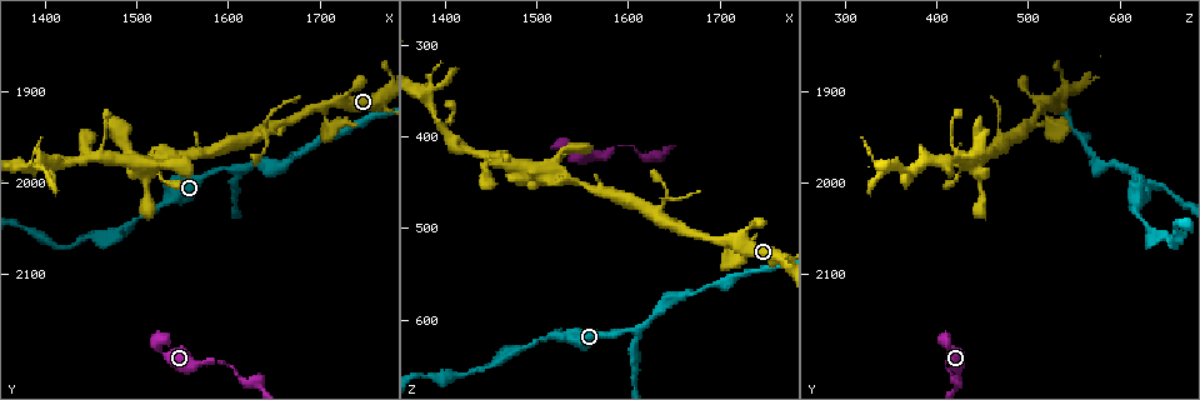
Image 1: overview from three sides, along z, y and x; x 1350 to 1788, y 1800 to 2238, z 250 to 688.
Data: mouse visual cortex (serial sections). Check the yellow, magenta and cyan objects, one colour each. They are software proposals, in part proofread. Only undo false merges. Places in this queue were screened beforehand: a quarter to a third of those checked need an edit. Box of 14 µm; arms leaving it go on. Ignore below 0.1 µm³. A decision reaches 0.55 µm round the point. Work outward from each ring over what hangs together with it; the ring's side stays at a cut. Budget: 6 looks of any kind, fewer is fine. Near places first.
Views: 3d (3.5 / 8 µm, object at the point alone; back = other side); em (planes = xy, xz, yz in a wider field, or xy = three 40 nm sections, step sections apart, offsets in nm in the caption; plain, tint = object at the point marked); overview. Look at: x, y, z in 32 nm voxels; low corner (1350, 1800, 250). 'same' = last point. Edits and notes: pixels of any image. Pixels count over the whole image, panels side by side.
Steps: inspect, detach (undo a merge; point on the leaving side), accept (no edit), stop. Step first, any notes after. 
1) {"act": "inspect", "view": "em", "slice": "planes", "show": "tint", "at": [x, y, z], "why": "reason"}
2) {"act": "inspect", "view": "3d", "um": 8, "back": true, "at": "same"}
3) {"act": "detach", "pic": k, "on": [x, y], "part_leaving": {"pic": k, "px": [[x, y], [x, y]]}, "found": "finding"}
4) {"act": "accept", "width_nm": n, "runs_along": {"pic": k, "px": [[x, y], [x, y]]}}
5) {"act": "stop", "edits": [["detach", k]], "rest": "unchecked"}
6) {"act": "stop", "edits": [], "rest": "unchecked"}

{"act": "inspect", "view": "3d", "um": 3.5, "at": [1605, 1985, 610], "why": "sharp bend"}

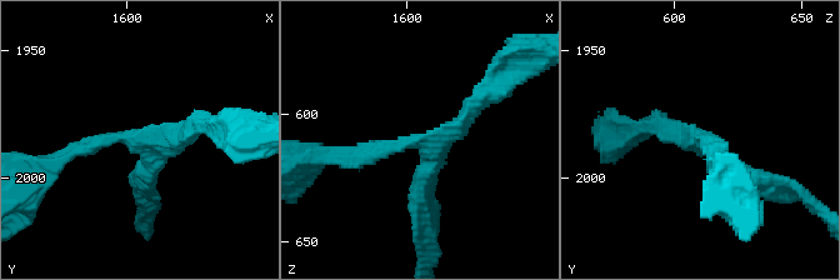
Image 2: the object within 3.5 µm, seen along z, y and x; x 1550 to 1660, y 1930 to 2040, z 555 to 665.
{"act": "inspect", "view": "em", "slice": "xy", "step": 2, "show": "tint", "at": [1606, 1985, 610], "arms": 3, "arm_widths_nm": [200, 250, 250]}

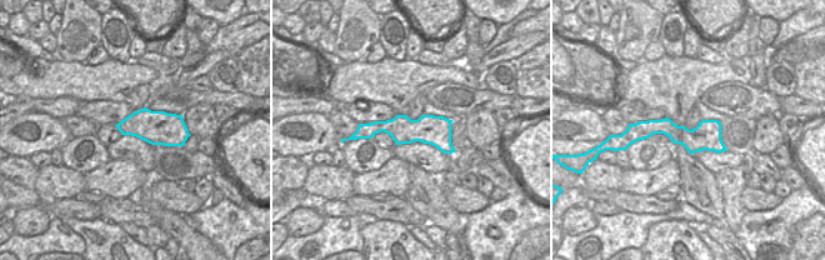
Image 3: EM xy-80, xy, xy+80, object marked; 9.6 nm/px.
{"act": "accept", "found": "all the same cell"}

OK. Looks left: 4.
{"act": "inspect", "view": "em", "slice": "planes", "show": "tint", "at": [1575, 2195, 420], "why": "sharp bend"}

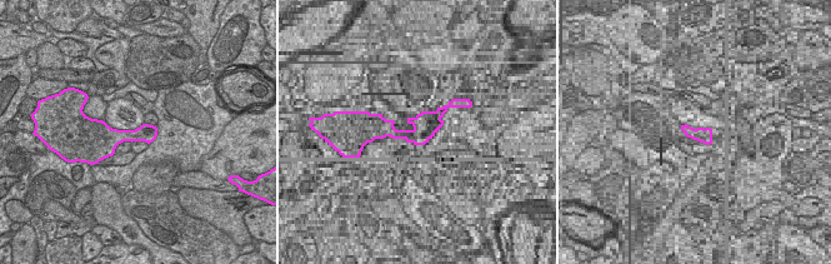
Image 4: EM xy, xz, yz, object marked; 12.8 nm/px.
{"act": "inspect", "view": "3d", "um": 3.5, "at": "same", "why": "wider look"}

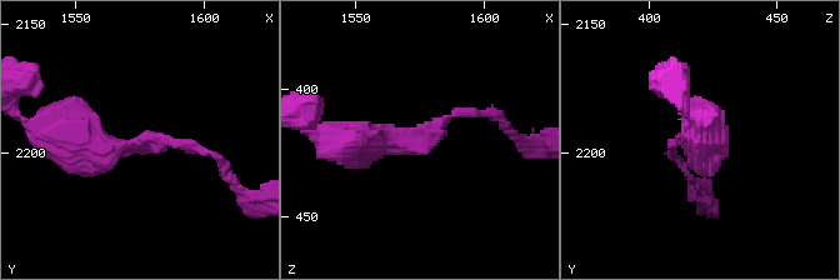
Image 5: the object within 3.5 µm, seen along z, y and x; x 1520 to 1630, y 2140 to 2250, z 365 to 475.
{"act": "accept", "arm_widths_nm": [100, 400], "found": "one cell here"}

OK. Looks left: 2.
{"act": "inspect", "view": "3d", "um": 8, "back": true, "at": [1710, 1940, 520], "why": "sharp bend"}

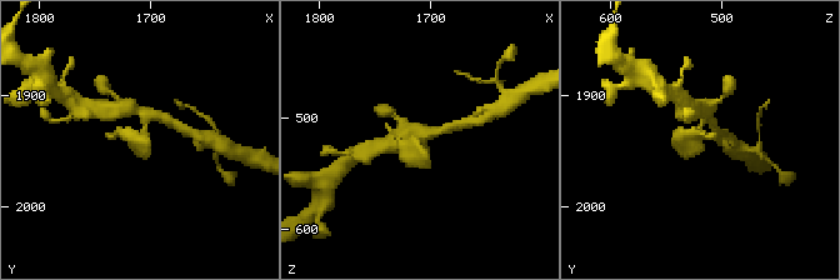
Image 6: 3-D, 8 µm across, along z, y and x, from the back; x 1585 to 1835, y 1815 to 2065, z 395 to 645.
{"act": "inspect", "view": "em", "slice": "planes", "show": "tint", "at": [1712, 1940, 522]}

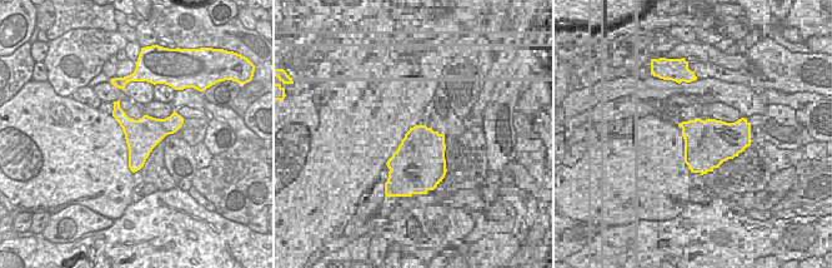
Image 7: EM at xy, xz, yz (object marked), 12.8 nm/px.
{"act": "accept", "runs_along": {"pic": 6, "px": [[706, 110], [696, 136], [671, 145]]}, "found": "all the same cell"}

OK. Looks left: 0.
{"act": "stop", "edits": [], "rest": "unchecked"}

